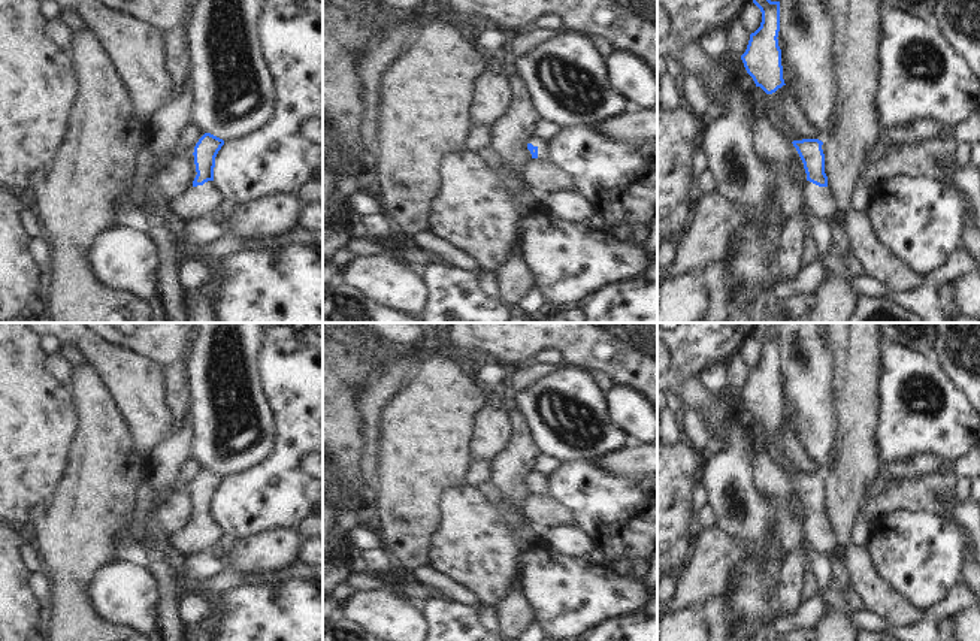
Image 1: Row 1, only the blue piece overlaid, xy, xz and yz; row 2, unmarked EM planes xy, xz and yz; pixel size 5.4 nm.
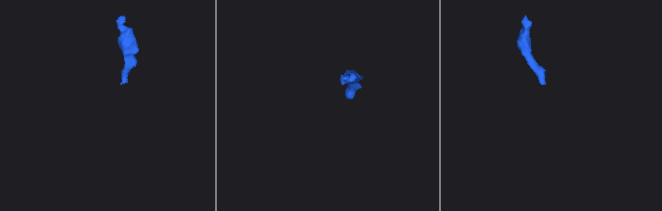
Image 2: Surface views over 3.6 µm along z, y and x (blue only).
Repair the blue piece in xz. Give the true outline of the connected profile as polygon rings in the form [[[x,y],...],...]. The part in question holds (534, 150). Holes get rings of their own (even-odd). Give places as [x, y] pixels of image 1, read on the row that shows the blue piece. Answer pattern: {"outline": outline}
{"outline": [[[535,136],[527,143],[527,149],[532,154],[532,158],[551,160],[551,140],[548,140],[548,139]]]}

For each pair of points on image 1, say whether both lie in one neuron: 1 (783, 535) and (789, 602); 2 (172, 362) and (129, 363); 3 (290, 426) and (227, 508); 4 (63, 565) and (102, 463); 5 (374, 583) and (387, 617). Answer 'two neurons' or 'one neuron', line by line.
1: two neurons
2: two neurons
3: one neuron
4: one neuron
5: two neurons

